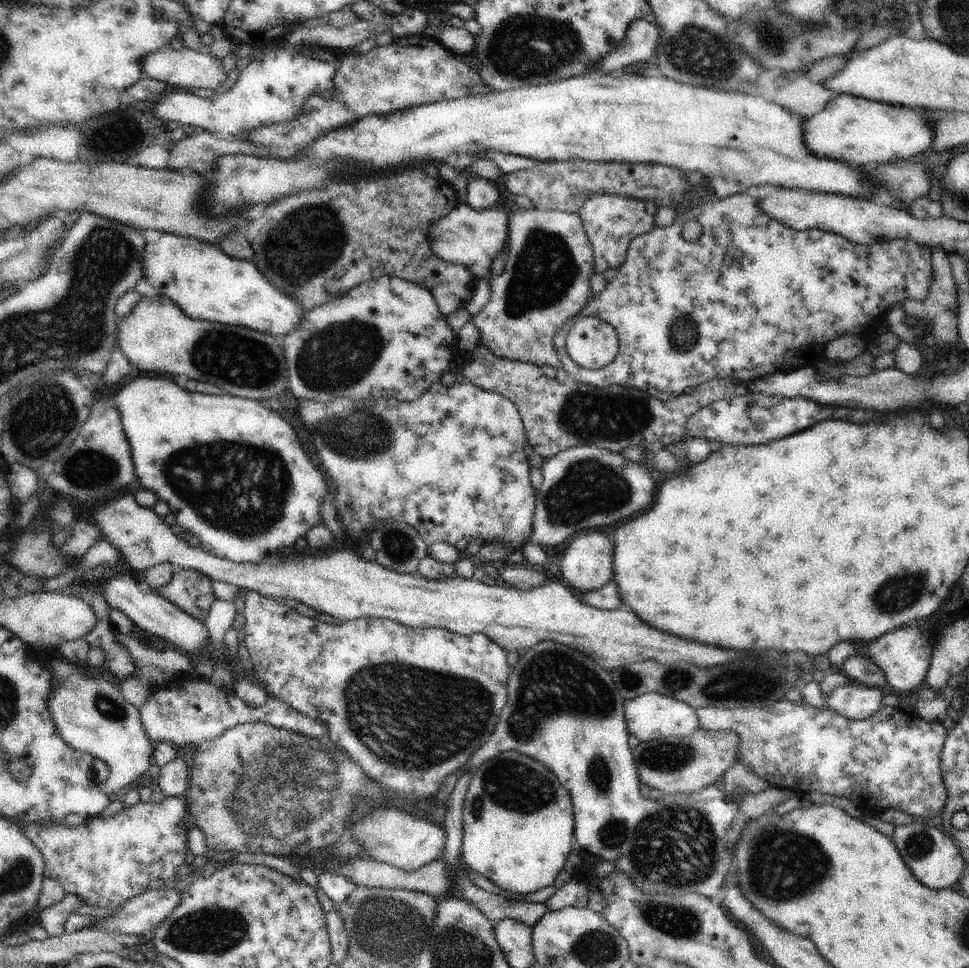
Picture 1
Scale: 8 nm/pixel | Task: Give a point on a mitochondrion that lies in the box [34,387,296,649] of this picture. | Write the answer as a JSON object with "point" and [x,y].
{"point":[95,470]}

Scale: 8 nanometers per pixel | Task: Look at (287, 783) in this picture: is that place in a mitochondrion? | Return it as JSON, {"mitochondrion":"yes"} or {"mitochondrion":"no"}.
{"mitochondrion":"yes"}

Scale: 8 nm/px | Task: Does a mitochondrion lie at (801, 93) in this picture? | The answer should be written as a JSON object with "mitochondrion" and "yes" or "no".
{"mitochondrion":"no"}

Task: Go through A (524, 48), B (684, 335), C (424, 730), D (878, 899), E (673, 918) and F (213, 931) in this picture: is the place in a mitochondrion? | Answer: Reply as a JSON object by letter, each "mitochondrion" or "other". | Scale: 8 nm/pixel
{"A":"mitochondrion","B":"mitochondrion","C":"mitochondrion","D":"other","E":"mitochondrion","F":"mitochondrion"}

